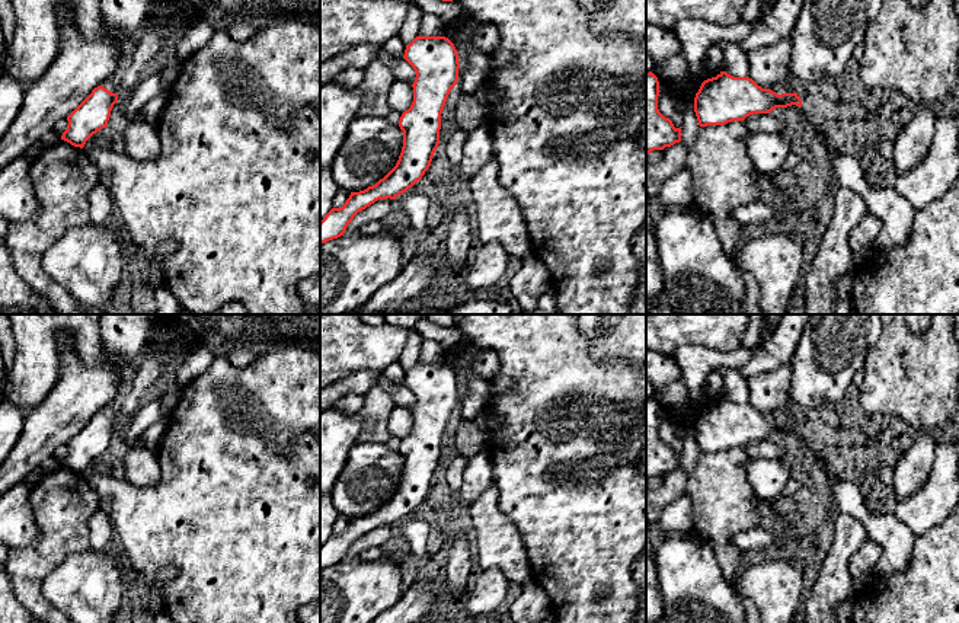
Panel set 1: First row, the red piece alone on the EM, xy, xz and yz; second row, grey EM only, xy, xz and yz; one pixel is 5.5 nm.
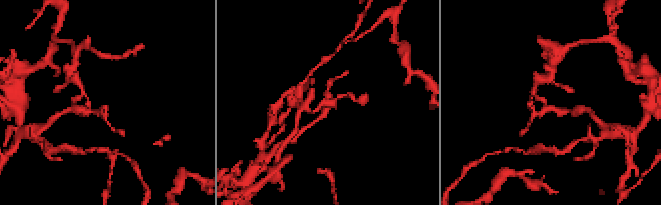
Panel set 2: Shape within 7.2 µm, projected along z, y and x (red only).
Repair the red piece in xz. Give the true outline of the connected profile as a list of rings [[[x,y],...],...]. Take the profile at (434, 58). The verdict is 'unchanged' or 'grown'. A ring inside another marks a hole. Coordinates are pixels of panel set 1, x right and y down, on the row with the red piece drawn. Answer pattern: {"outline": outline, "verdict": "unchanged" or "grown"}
{"outline": [[[416,36],[406,45],[403,58],[416,71],[413,102],[400,116],[399,127],[403,131],[403,147],[396,166],[375,185],[359,192],[351,192],[341,208],[332,208],[320,221],[320,243],[343,236],[354,217],[378,199],[396,199],[422,179],[431,166],[435,150],[439,144],[441,114],[451,89],[458,80],[458,54],[454,44],[445,36]]], "verdict": "unchanged"}

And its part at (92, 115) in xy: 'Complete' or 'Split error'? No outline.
Complete

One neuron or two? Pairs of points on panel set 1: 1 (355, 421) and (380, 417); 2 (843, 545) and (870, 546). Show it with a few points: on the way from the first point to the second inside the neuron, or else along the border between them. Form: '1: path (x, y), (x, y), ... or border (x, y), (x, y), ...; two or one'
1: border (357, 412), (364, 419), (360, 440); two
2: border (869, 539), (850, 561), (850, 575), (853, 580); two

